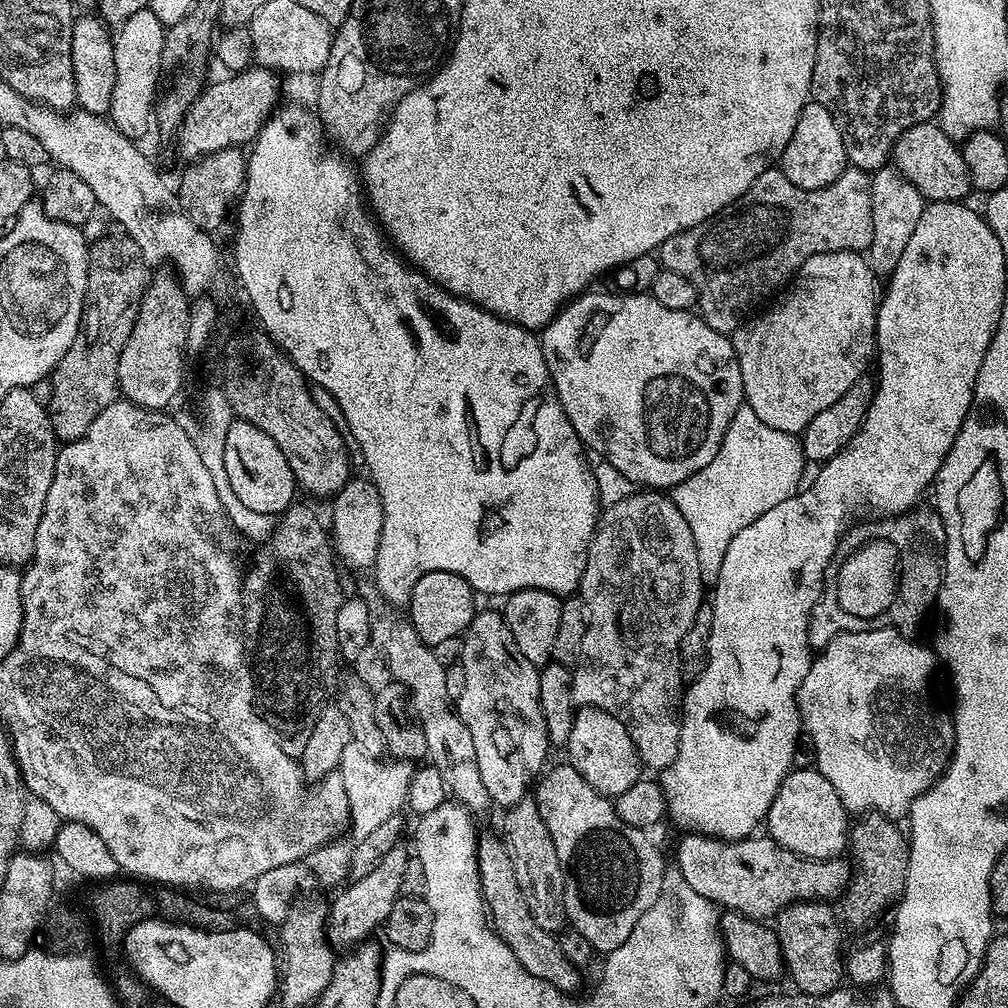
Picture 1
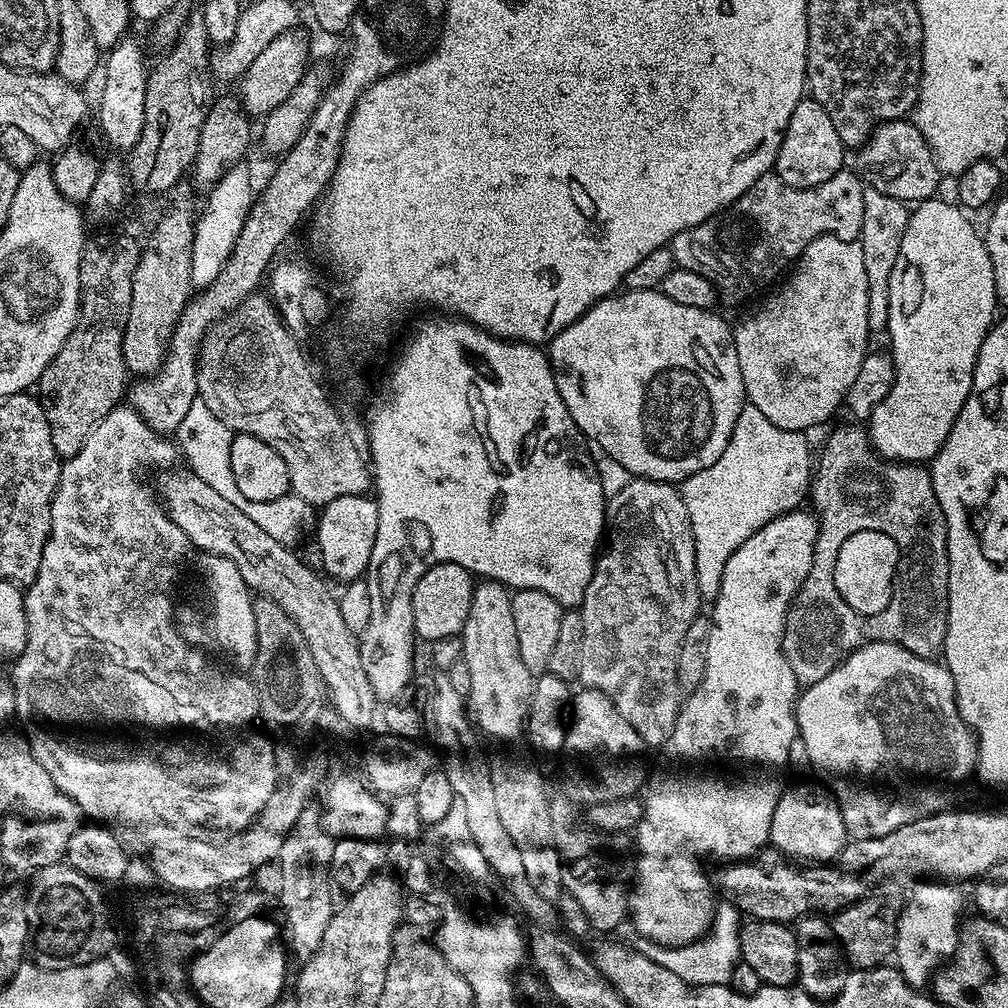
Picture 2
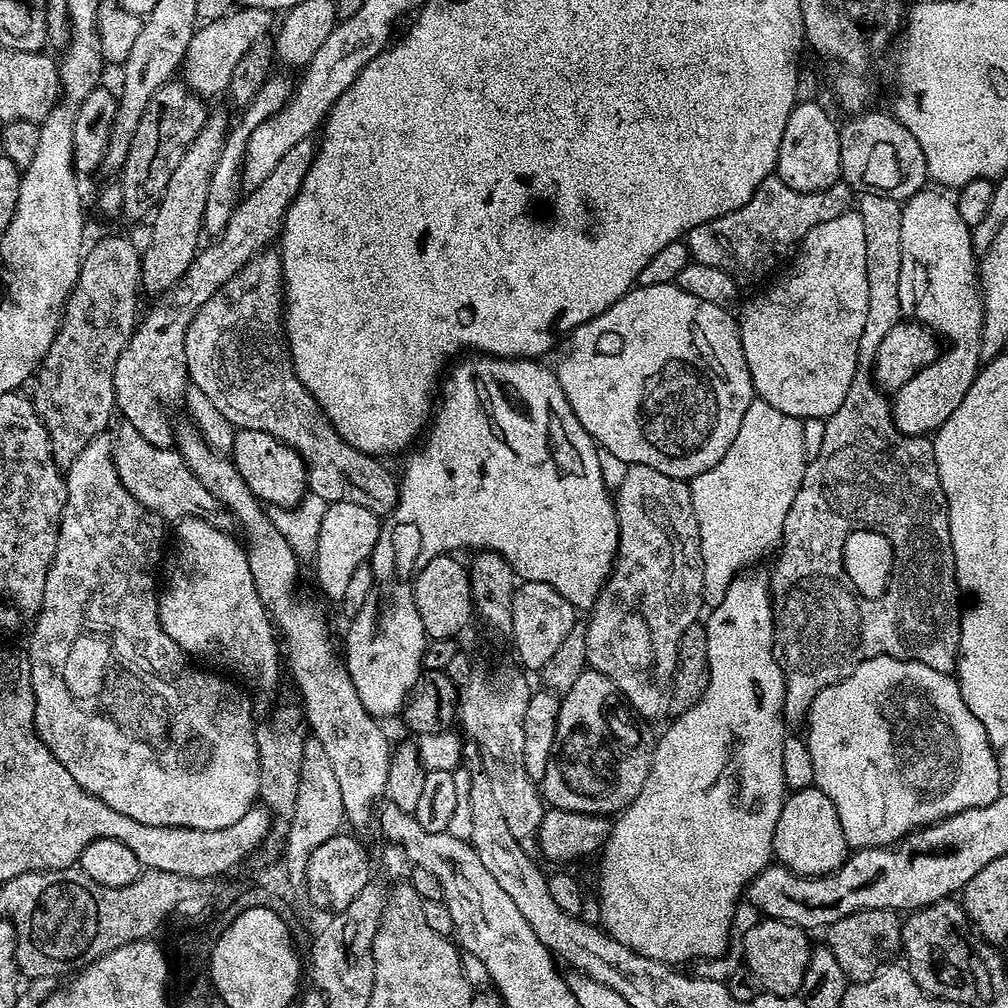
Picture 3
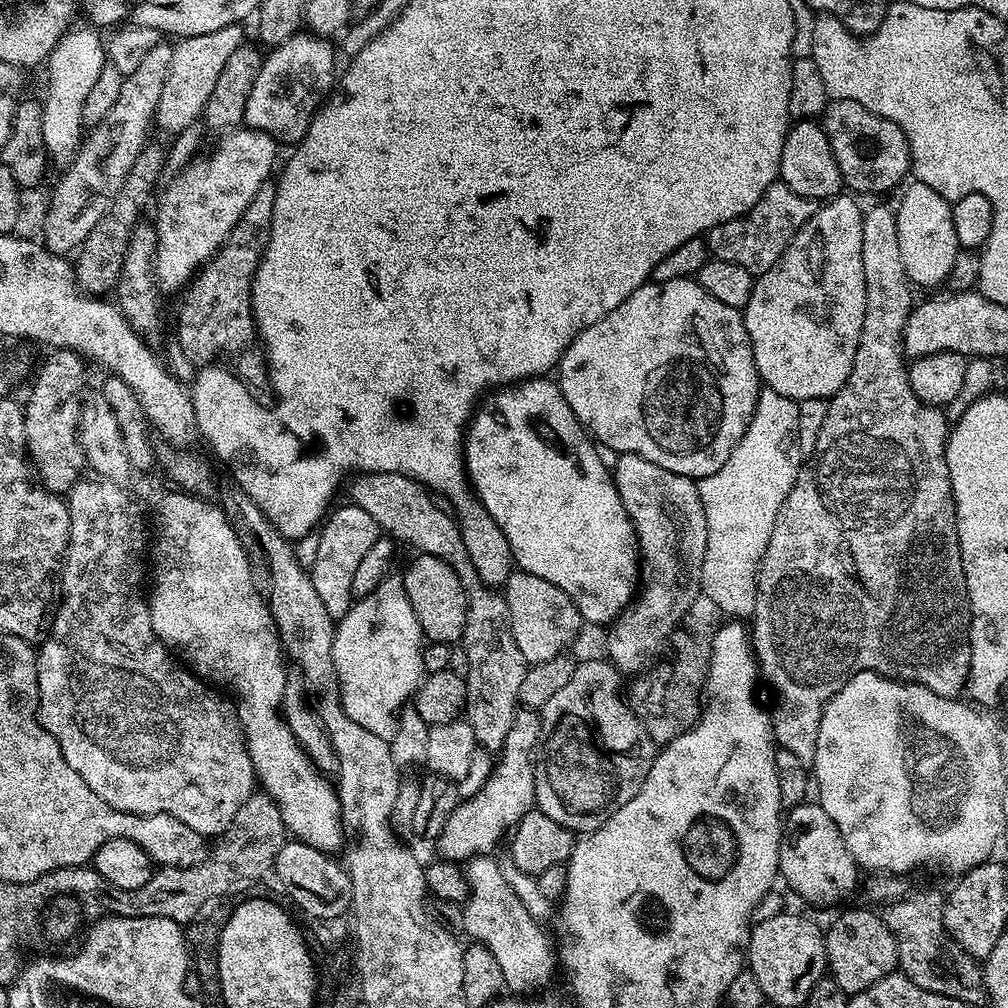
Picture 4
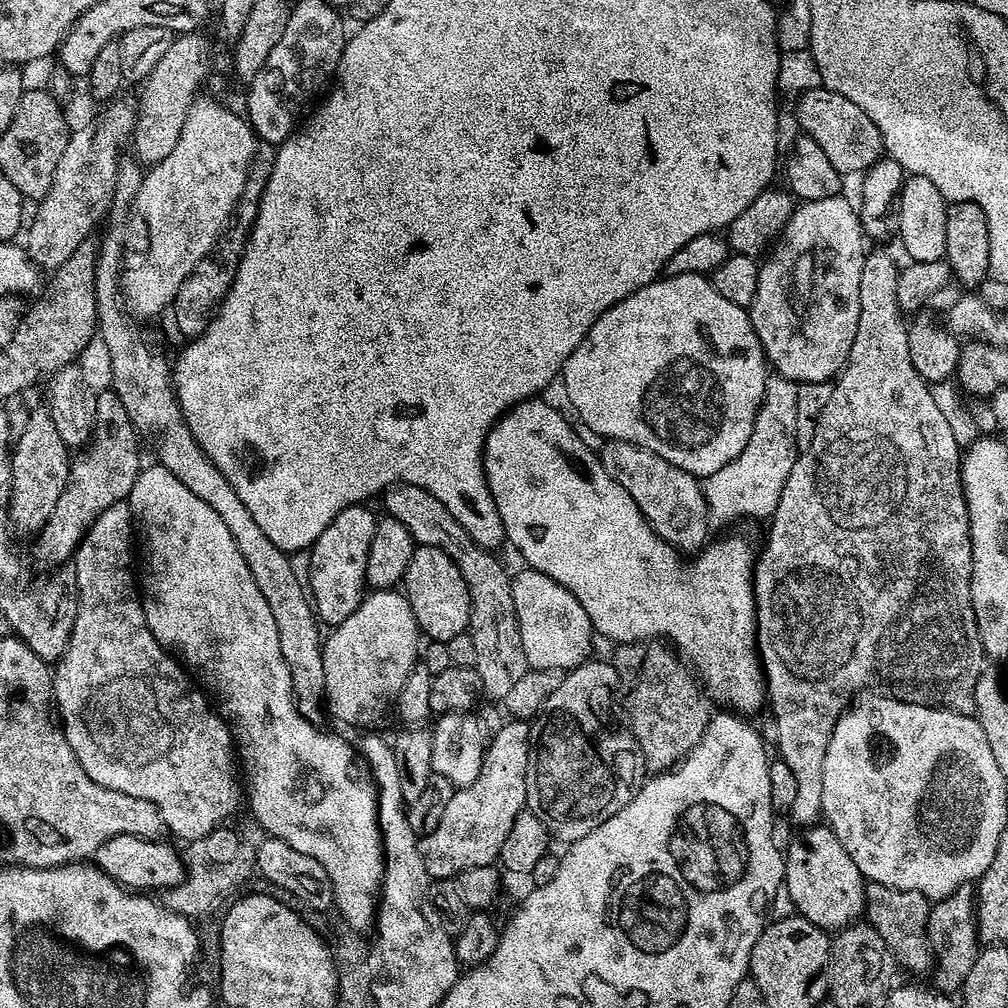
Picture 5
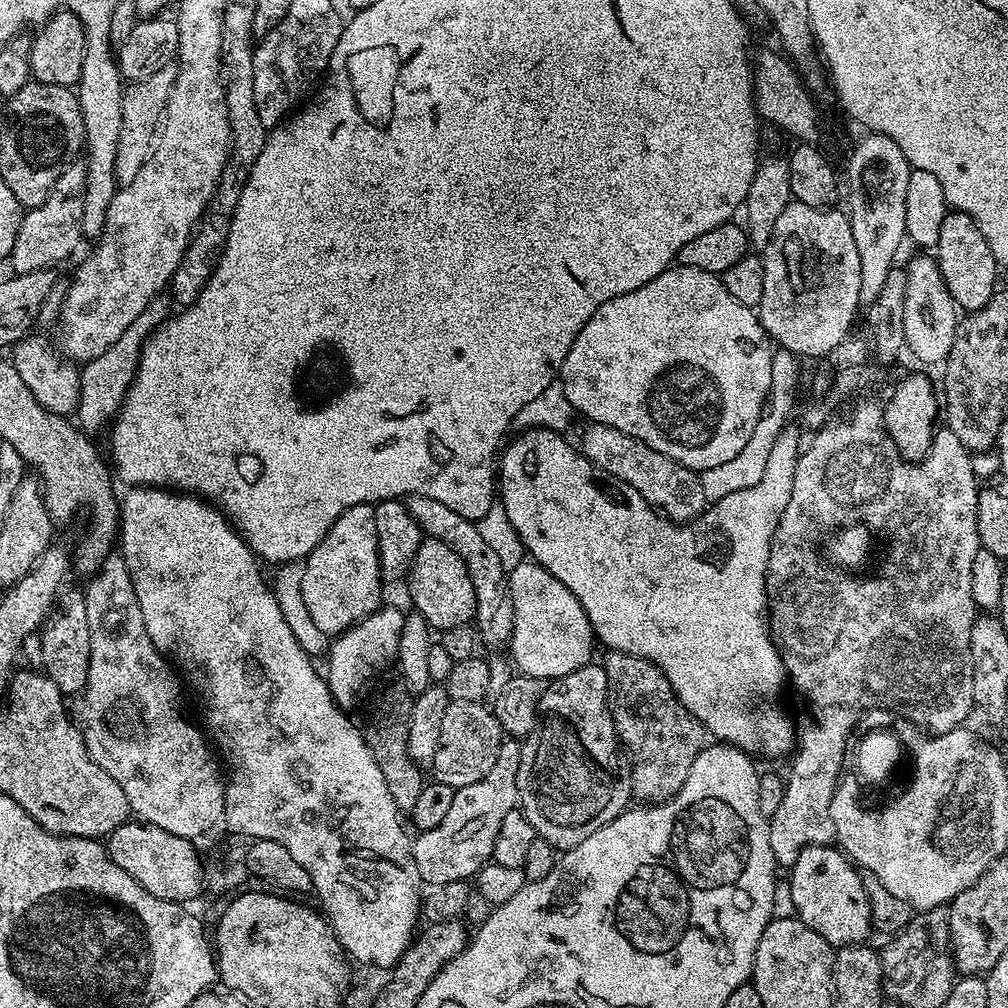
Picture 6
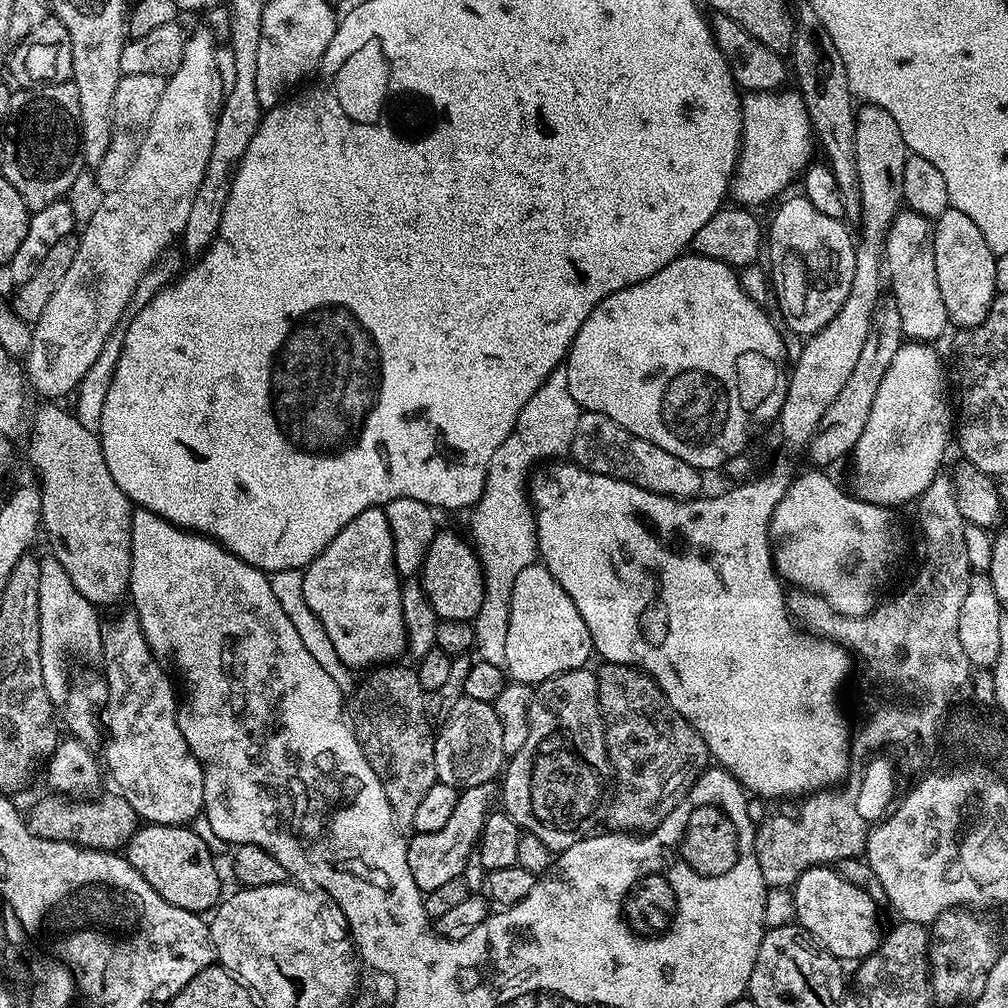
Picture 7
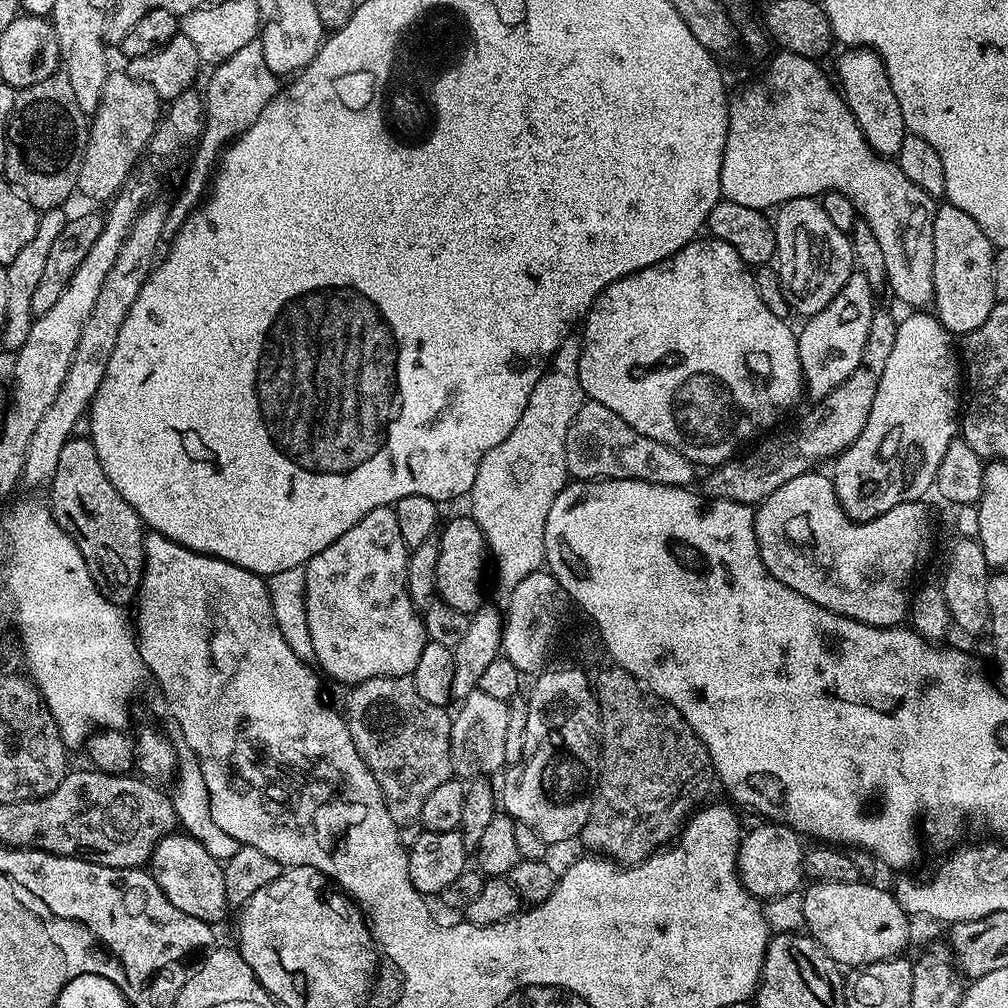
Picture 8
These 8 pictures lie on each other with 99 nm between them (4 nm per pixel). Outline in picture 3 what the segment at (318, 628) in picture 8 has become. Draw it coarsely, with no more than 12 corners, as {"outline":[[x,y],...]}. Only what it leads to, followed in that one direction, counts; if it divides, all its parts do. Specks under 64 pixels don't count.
{"outline":[[329,504],[318,533],[316,584],[343,601],[371,557],[381,517]]}

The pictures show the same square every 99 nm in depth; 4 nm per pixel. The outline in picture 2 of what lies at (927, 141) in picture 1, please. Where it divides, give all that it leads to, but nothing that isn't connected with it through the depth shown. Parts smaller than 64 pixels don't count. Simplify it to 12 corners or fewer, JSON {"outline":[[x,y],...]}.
{"outline":[[911,119],[881,124],[855,156],[867,187],[933,199],[942,179]]}

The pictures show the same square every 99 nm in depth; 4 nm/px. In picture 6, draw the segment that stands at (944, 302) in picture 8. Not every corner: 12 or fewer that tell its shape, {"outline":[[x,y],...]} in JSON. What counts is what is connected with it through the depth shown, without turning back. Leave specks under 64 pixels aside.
{"outline":[[949,211],[934,259],[957,309],[998,291],[978,222]]}

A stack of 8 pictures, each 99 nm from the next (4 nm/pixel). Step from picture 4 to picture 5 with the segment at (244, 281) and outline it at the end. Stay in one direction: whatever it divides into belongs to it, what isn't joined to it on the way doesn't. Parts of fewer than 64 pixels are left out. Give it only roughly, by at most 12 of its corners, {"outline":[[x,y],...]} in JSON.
{"outline":[[257,143],[234,218],[171,303],[204,333],[234,282],[276,148]]}

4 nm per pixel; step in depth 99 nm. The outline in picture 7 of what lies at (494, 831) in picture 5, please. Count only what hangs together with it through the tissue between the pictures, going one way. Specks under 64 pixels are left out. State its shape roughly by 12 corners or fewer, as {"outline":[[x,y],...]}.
{"outline":[[491,783],[463,789],[442,830],[408,840],[421,892],[463,877],[493,807]]}

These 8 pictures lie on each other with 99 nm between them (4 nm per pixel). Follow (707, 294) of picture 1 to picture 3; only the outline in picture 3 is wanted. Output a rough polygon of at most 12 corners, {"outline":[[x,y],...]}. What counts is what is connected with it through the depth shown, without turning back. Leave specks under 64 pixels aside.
{"outline":[[773,174],[694,226],[695,263],[741,281],[777,271],[814,226],[849,211],[843,182],[790,190]]}

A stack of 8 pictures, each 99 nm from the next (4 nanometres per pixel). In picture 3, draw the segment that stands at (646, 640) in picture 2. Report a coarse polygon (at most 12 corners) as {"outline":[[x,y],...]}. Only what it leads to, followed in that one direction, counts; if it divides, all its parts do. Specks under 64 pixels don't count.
{"outline":[[627,465],[588,668],[665,707],[704,563],[688,484]]}

